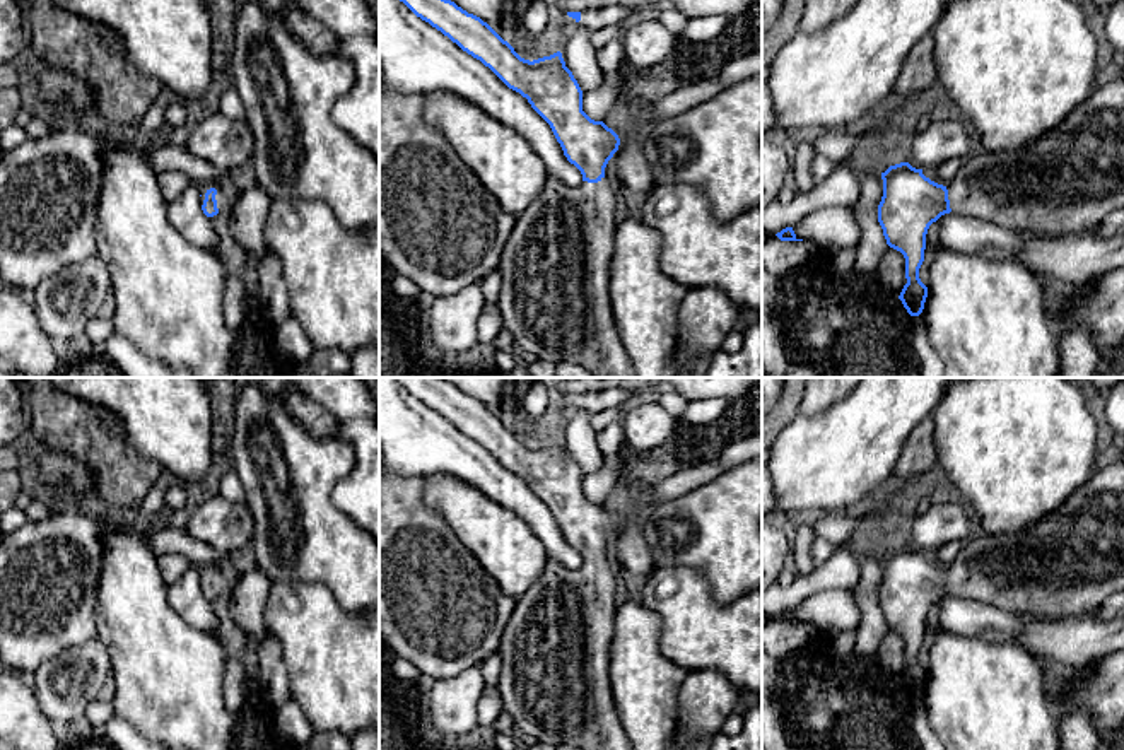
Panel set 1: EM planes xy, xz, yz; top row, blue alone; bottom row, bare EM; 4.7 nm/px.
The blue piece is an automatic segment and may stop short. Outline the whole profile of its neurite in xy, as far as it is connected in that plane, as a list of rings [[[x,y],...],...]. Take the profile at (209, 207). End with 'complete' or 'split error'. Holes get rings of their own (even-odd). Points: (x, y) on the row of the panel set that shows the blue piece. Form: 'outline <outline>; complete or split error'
outline [[[212,183],[196,185],[200,196],[202,210],[207,217],[214,217],[217,214],[227,212],[231,208],[229,200],[224,193]]]; split error

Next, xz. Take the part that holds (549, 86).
outline [[[451,0],[400,2],[463,51],[480,60],[509,89],[526,97],[550,125],[567,161],[582,174],[579,186],[567,186],[548,176],[545,190],[518,217],[502,249],[497,267],[501,273],[499,309],[504,328],[514,337],[516,354],[523,359],[553,364],[574,362],[593,378],[635,378],[610,302],[610,261],[622,205],[605,176],[605,167],[618,150],[618,135],[582,111],[582,91],[565,67],[560,51],[530,62],[521,58],[487,22]]]; split error

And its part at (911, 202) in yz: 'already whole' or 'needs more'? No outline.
needs more

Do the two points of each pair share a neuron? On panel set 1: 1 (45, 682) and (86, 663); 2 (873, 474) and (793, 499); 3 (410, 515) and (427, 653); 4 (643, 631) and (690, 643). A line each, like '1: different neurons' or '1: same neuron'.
1: same neuron
2: same neuron
3: same neuron
4: different neurons

